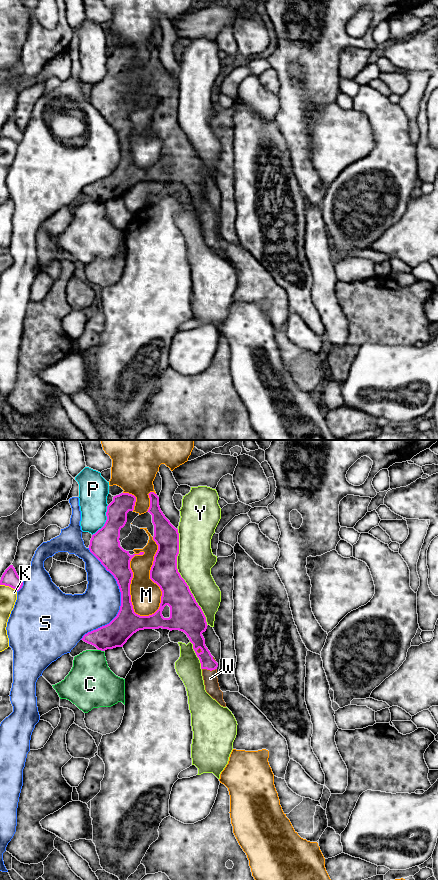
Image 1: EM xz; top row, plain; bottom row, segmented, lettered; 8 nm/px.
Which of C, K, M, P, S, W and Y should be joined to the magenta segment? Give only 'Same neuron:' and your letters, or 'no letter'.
Same neuron: W

